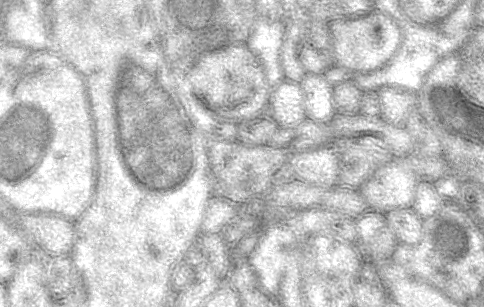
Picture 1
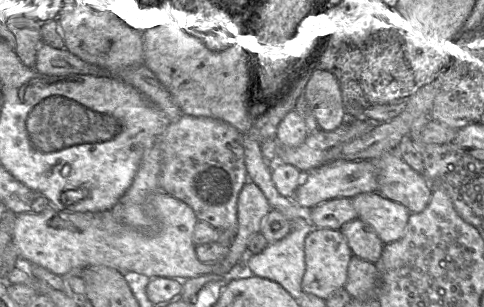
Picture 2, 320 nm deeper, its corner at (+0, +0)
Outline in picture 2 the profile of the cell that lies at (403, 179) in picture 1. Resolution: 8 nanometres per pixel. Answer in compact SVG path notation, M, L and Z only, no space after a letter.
M333 198L309 211L309 220L316 228L340 230L345 223L356 218L358 214L351 198Z

